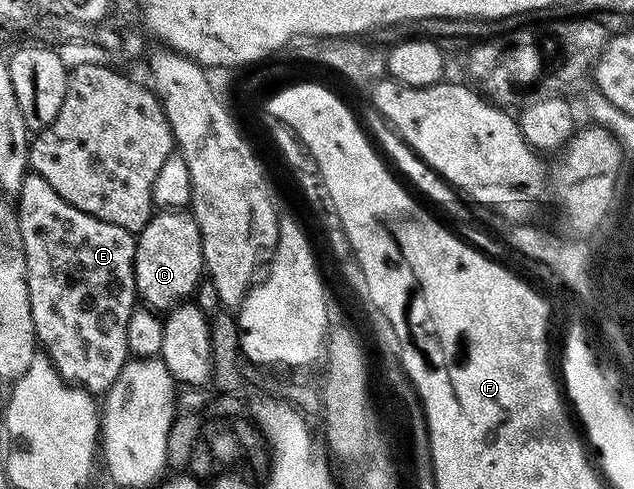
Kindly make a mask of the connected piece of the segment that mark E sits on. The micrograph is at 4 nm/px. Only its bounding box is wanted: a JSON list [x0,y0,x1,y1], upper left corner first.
[17,171,137,394]

